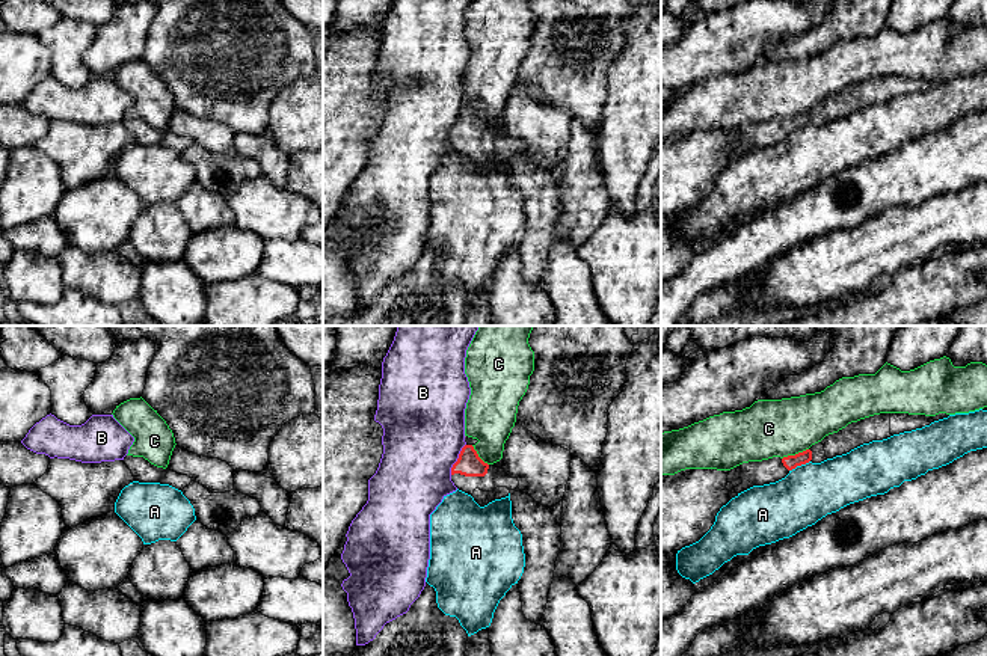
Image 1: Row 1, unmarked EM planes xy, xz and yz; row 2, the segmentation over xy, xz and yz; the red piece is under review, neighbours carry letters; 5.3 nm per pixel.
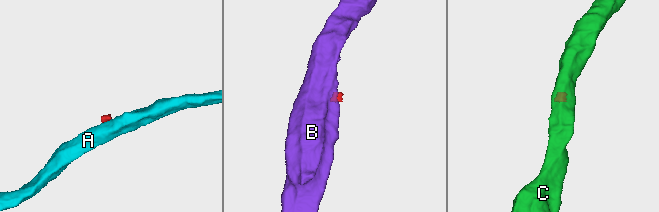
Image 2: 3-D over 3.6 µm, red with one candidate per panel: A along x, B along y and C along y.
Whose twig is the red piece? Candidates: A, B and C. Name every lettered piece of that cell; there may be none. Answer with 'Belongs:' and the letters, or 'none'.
Belongs: none

